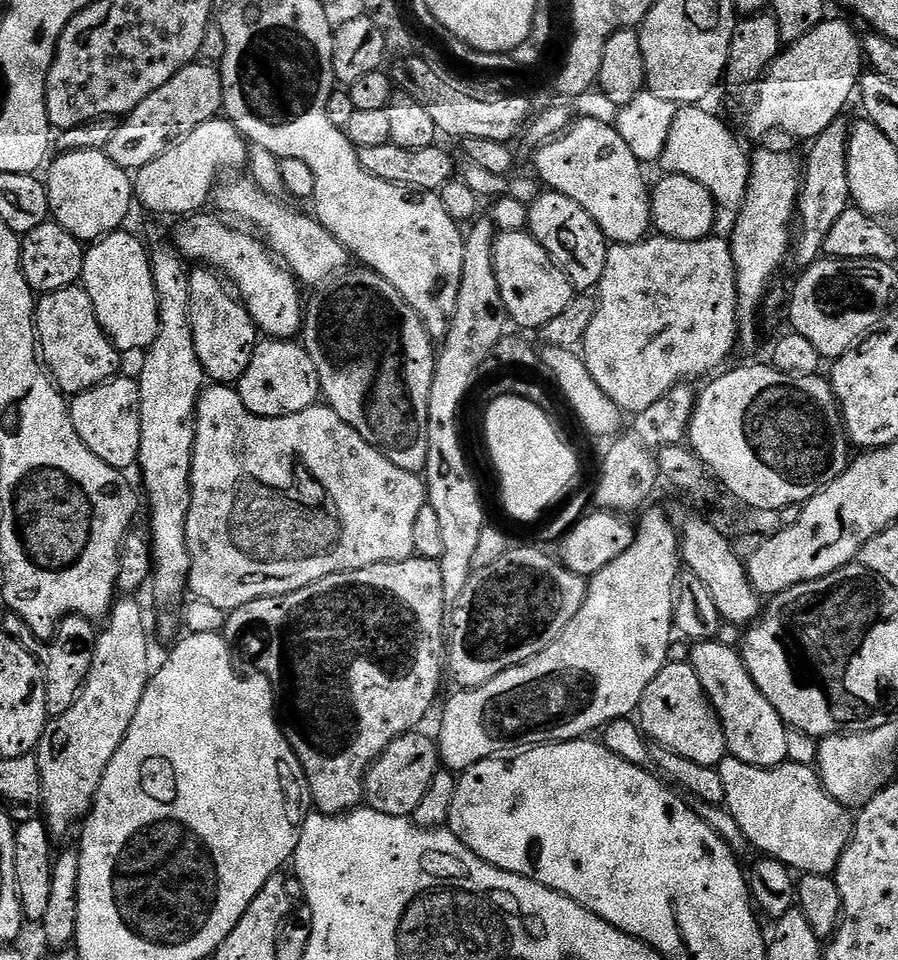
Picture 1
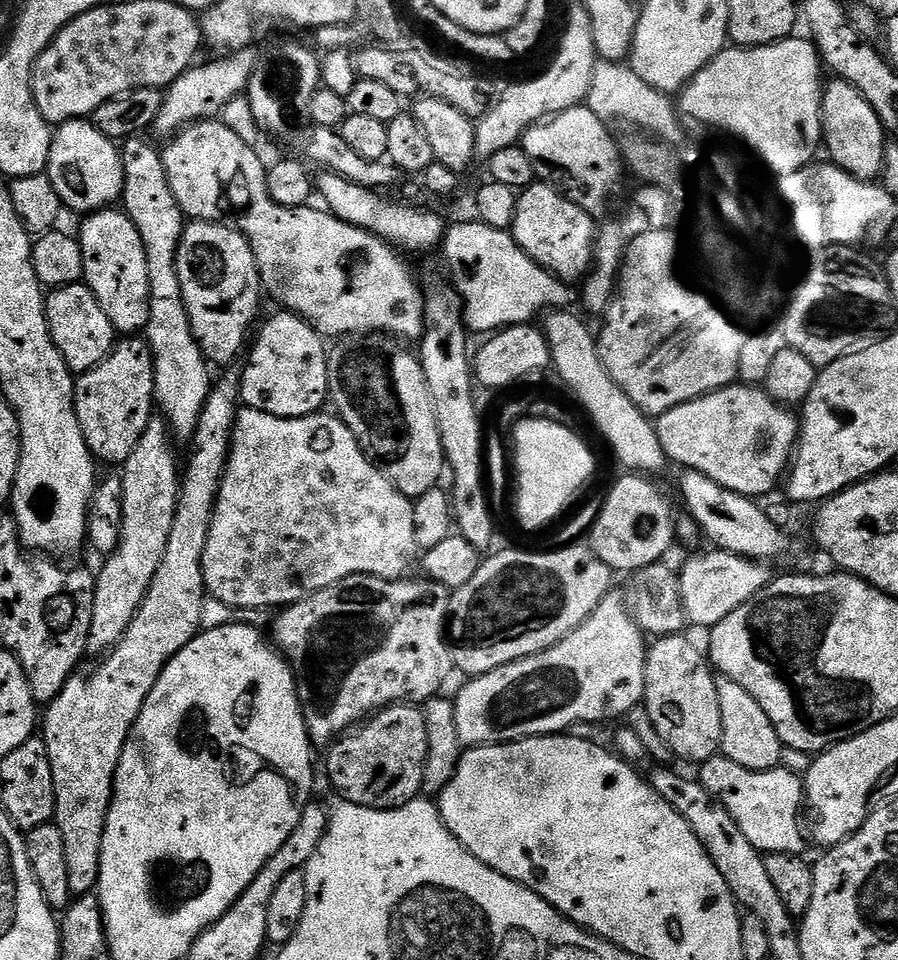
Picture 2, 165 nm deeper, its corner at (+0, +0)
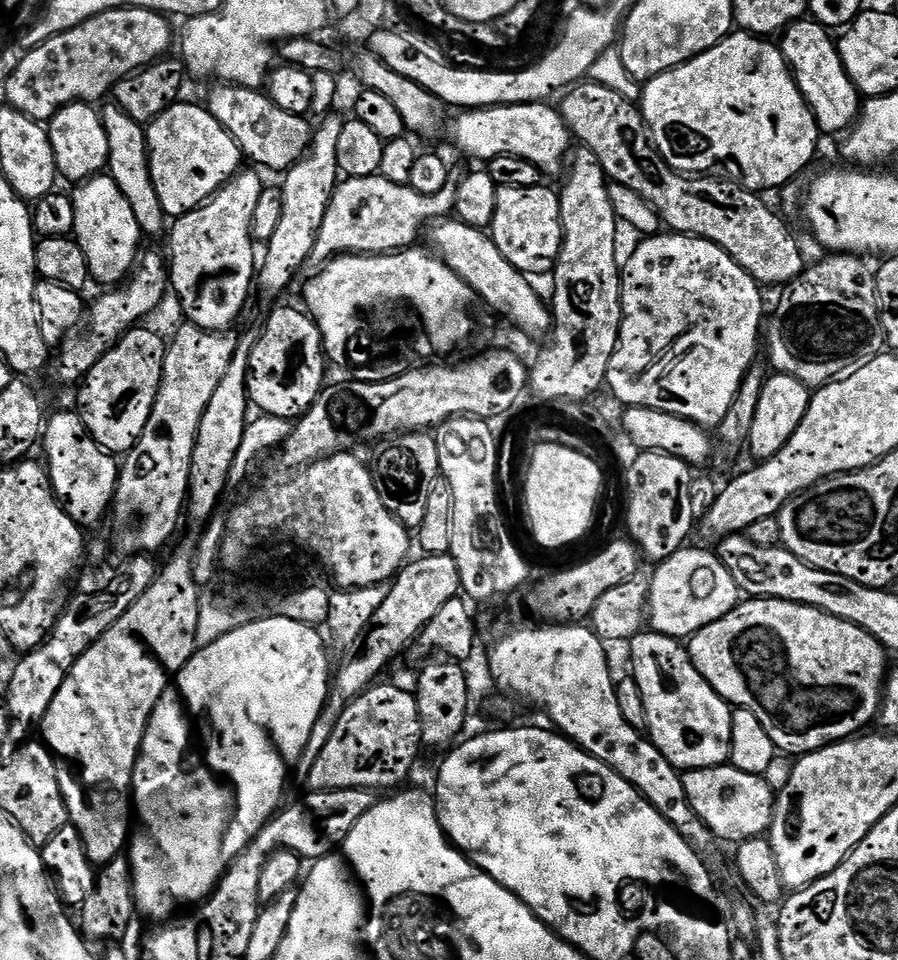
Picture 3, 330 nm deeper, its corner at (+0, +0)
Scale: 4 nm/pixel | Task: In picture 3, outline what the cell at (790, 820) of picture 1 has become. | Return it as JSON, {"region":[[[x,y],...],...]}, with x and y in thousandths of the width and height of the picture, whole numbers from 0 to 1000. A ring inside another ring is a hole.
{"region":[[[815,795],[798,800],[767,800],[761,805],[764,831],[798,876],[823,877],[852,870],[859,864],[865,826],[851,808],[831,806]]]}

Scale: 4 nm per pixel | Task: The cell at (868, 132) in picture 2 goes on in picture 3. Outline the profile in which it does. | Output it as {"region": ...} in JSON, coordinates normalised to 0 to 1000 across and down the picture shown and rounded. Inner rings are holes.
{"region":[[[892,19],[873,30],[866,42],[866,49],[873,64],[882,72],[891,97],[902,110],[914,139],[940,140],[948,134],[958,119],[960,101],[947,77],[942,77],[942,69],[938,69],[932,43],[929,40],[927,42],[925,38],[928,36],[923,30],[912,25],[908,19]]]}

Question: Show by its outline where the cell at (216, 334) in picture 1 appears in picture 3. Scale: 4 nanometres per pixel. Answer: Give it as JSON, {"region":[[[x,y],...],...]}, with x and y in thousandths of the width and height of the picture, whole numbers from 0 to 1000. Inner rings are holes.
{"region":[[[264,179],[235,208],[206,225],[195,226],[193,233],[196,234],[193,238],[190,234],[185,246],[190,303],[196,303],[209,328],[206,330],[232,346],[257,343],[257,338],[271,327],[281,300],[283,304],[283,293],[287,288],[287,263],[285,267],[281,224],[296,195],[295,189],[290,189],[291,180],[285,179]]]}

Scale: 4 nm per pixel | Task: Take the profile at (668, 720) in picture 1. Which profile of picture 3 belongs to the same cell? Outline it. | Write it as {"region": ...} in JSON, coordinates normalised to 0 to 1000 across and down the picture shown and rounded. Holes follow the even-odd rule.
{"region":[[[715,656],[702,668],[704,674],[703,707],[710,710],[710,719],[715,719],[715,731],[719,731],[719,759],[726,775],[755,802],[767,800],[798,800],[801,796],[810,796],[815,791],[815,743],[816,734],[805,729],[782,706],[782,702],[773,694],[765,674],[754,664],[743,663],[736,658]]]}

